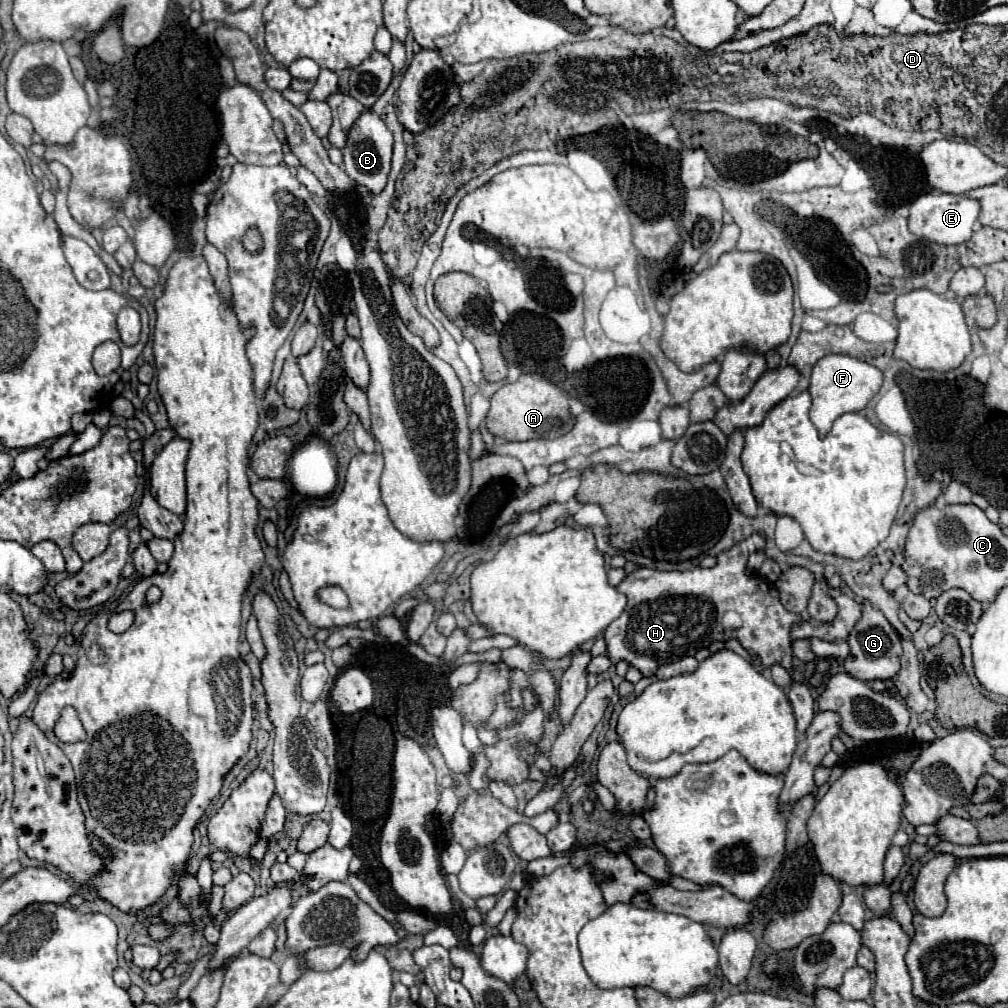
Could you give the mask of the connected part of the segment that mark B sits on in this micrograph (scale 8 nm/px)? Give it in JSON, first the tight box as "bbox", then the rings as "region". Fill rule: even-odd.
{"bbox":[343,109,393,193],"region":[[[365,109],[359,119],[351,125],[349,135],[347,135],[347,145],[343,147],[343,163],[345,163],[345,171],[347,175],[361,187],[365,187],[369,193],[381,193],[385,183],[387,183],[387,175],[389,175],[389,167],[393,154],[393,135],[387,129],[387,125],[383,123],[383,119],[371,111]]]}

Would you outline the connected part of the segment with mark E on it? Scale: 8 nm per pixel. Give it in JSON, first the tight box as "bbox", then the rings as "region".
{"bbox":[909,191,981,245],"region":[[[931,191],[921,195],[911,203],[911,215],[909,215],[909,229],[911,233],[931,239],[939,245],[961,245],[971,239],[973,225],[979,217],[981,203],[977,199],[971,199],[967,195],[951,195],[943,191]]]}

